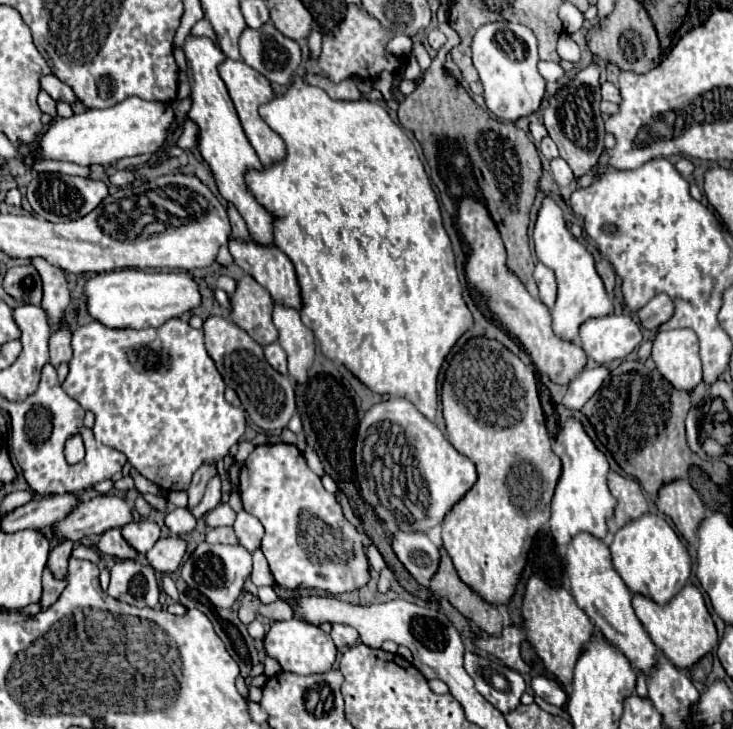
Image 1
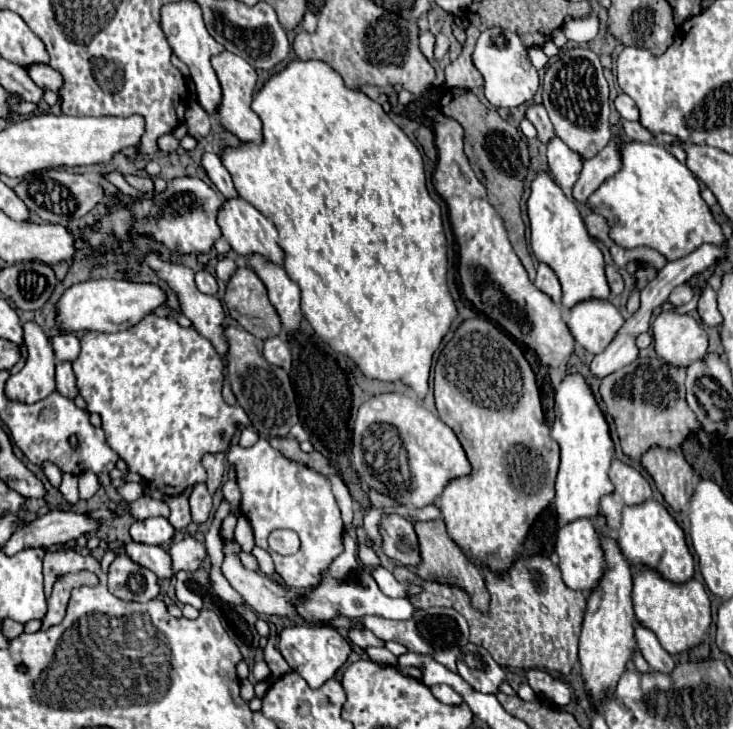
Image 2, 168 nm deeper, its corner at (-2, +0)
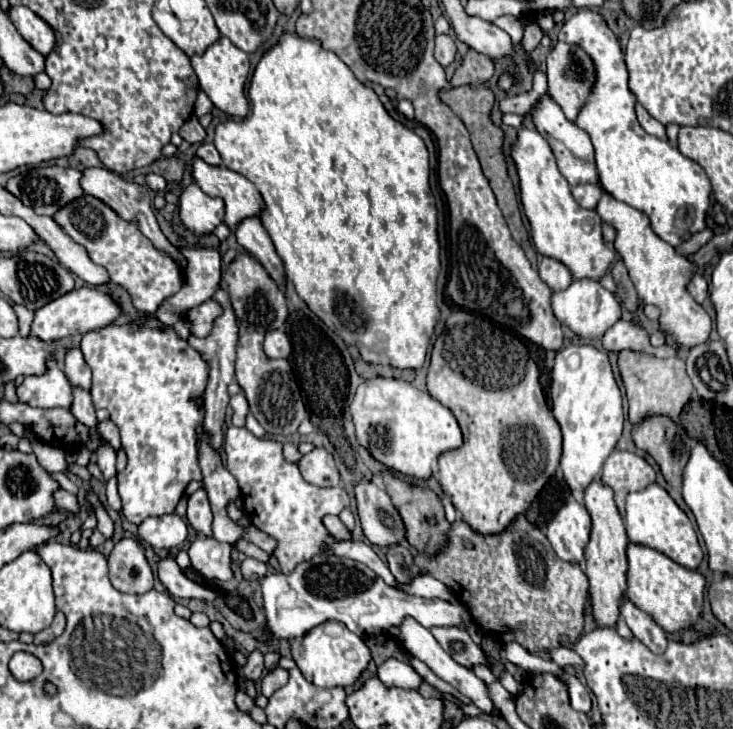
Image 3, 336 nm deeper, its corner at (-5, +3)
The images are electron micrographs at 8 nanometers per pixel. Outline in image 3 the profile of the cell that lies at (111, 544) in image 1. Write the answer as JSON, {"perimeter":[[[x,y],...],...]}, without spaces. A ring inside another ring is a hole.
{"perimeter":[[[160,558],[158,560],[158,578],[166,586],[166,590],[176,598],[200,598],[200,600],[214,600],[216,592],[210,588],[204,588],[200,584],[194,584],[188,580],[182,570],[178,568],[174,558]]]}

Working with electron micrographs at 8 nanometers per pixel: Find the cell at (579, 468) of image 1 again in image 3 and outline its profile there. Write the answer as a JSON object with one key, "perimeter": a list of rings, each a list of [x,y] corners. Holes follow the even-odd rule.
{"perimeter":[[[572,344],[556,354],[552,368],[552,414],[560,424],[564,452],[560,470],[572,492],[584,492],[602,474],[606,458],[622,436],[622,396],[612,376],[608,354],[590,344]]]}

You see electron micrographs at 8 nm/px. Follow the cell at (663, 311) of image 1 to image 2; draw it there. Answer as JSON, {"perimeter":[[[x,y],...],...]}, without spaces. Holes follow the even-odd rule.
{"perimeter":[[[683,283],[683,287],[675,287],[675,291],[671,291],[669,301],[673,305],[685,305],[685,303],[689,303],[693,299],[693,293],[695,293],[693,287],[687,285],[687,283]]]}

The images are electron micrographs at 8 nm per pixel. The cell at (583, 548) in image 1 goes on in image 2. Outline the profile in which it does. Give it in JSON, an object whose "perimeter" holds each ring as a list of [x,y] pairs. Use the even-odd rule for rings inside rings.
{"perimeter":[[[575,519],[573,523],[563,525],[557,531],[555,553],[559,557],[559,569],[563,573],[563,581],[567,583],[567,587],[591,591],[599,585],[599,581],[605,573],[605,559],[603,559],[603,549],[599,545],[599,535],[597,535],[591,519]]]}

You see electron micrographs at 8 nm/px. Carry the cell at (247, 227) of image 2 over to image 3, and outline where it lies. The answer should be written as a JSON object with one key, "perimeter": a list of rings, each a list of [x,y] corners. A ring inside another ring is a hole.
{"perimeter":[[[194,158],[194,180],[212,198],[222,198],[226,204],[226,226],[234,232],[242,220],[260,216],[264,200],[250,180],[224,166],[208,166]]]}

